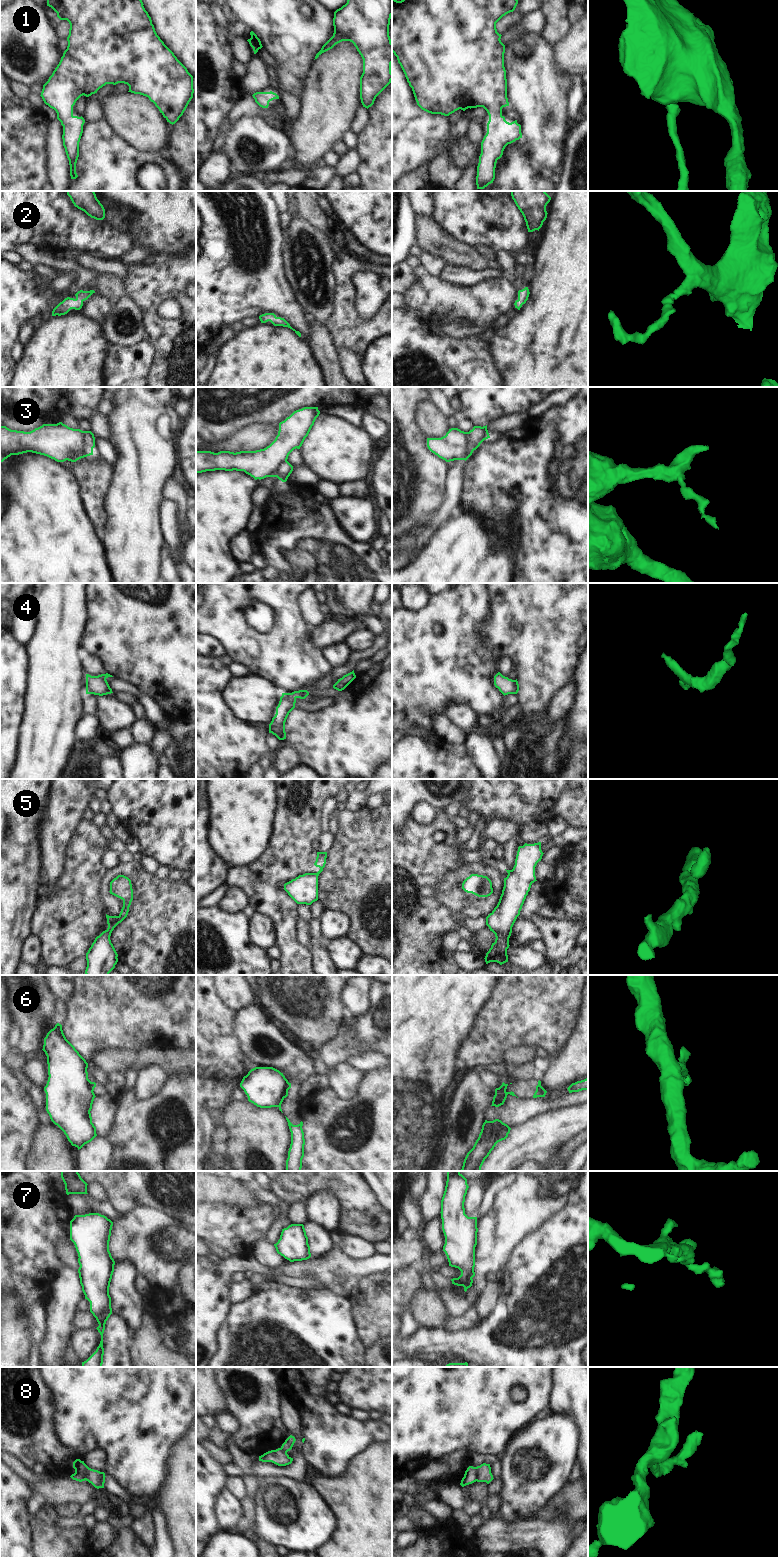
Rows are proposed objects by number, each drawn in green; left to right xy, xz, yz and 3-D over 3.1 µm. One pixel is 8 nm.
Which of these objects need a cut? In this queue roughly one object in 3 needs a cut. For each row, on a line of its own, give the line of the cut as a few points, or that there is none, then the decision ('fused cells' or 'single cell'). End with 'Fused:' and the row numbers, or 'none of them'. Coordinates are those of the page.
1: cut none; single cell
2: cut none; single cell
3: cut xy (82, 431), (85, 437), (85, 444), (92, 449); fused cells
4: cut none; single cell
5: cut xy (118, 916), (115, 925); fused cells
6: cut xz (289, 1083), (284, 1097), (278, 1106); fused cells
7: cut none; single cell
8: cut yz (474, 1467), (476, 1480); fused cells
Fused: 3, 5, 6, 8

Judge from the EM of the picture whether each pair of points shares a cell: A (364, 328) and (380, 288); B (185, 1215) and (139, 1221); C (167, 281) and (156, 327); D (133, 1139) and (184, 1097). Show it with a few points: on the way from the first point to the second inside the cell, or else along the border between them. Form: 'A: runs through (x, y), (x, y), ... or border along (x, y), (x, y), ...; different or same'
A: border along (354, 299), (363, 318), (381, 304); different
B: border along (175, 1218), (185, 1223); different
C: runs through (156, 292), (151, 297), (151, 316); same
D: runs through (147, 1123), (150, 1110), (168, 1097); same

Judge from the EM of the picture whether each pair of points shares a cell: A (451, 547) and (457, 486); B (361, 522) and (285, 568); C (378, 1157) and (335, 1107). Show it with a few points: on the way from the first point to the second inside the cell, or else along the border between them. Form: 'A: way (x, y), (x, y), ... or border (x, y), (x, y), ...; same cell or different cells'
A: border (451, 516), (434, 532); different cells
B: border (333, 510), (346, 532), (353, 539), (366, 543); different cells
C: way (356, 1154), (336, 1151), (327, 1143), (323, 1129); same cell

